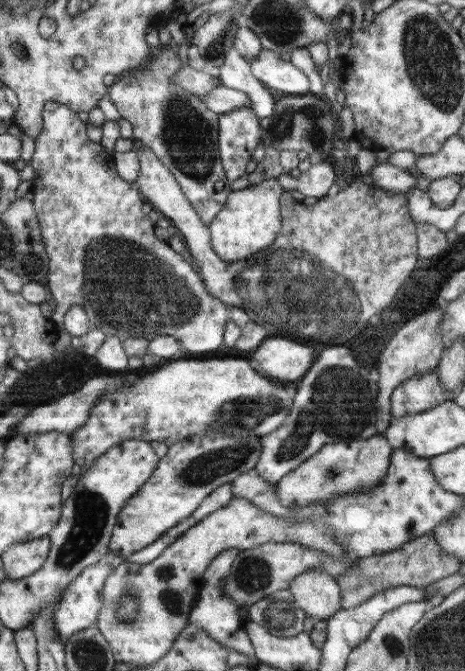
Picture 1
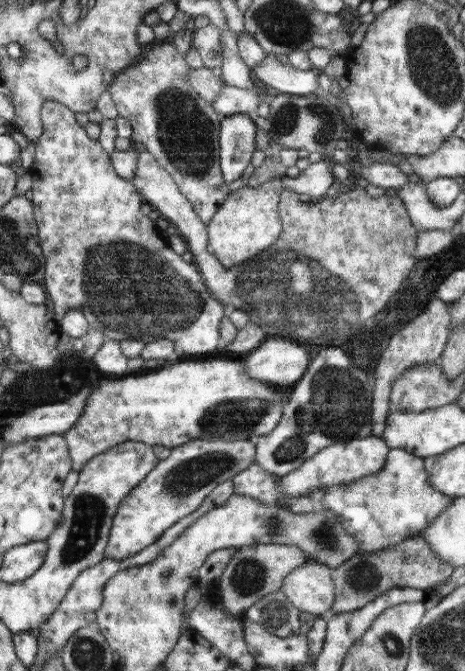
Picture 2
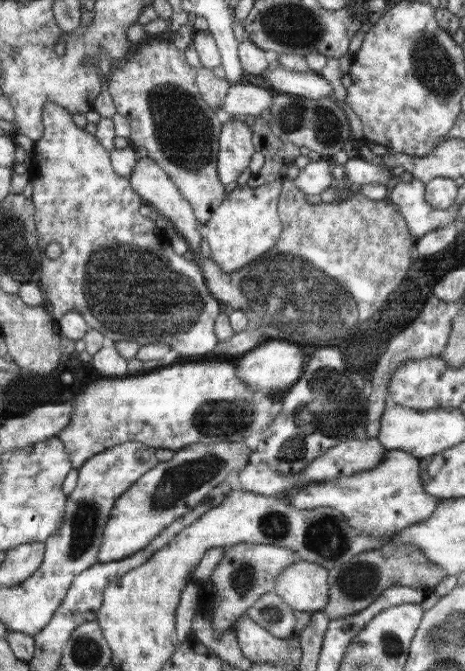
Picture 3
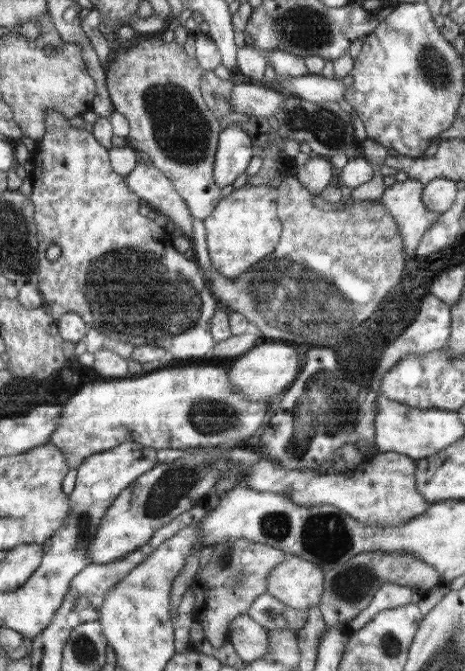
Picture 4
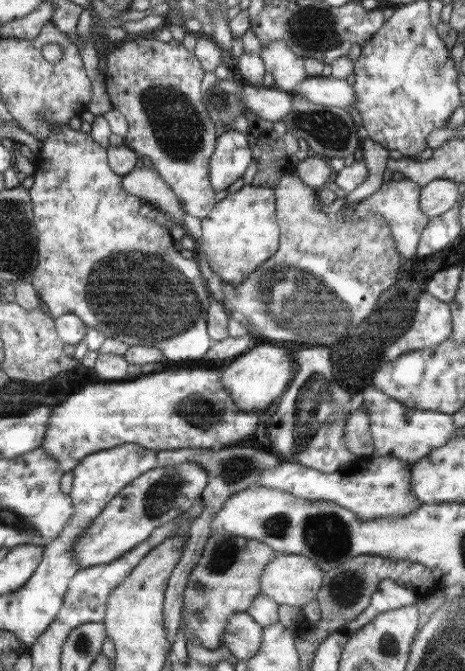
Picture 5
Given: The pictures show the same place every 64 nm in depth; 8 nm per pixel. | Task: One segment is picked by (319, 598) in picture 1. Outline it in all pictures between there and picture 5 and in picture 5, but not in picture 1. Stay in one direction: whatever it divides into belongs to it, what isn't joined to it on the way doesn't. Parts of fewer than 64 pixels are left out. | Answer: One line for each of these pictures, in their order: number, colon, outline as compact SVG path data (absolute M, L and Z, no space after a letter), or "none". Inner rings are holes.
2: M311 560L283 578L281 592L285 592L285 596L301 612L327 618L333 612L333 604L337 596L331 572L333 568Z
3: M297 560L277 576L273 592L285 600L293 610L323 612L329 602L329 570L319 564Z
4: M287 554L287 560L269 572L267 594L281 600L281 604L307 612L311 606L321 604L325 592L323 580L325 570L321 570L317 564Z
5: M281 554L261 572L261 590L277 604L299 606L317 598L323 586L323 570L305 556Z

